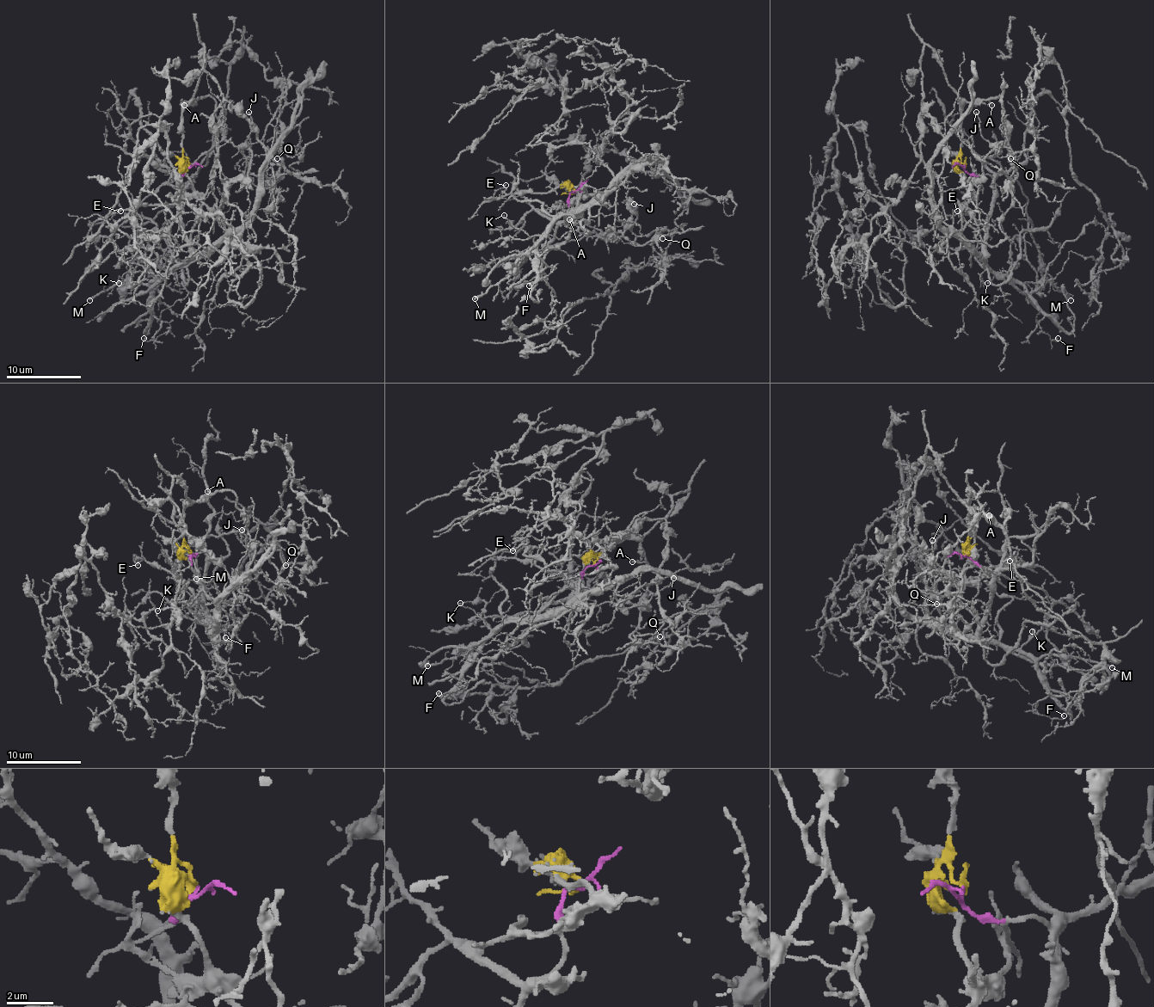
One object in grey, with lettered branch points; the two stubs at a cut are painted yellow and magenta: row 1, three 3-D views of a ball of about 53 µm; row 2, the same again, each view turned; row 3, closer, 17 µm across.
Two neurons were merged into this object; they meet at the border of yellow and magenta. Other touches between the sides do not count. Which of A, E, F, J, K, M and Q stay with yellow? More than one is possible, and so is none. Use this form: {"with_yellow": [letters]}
{"with_yellow": ["A", "J", "Q"]}

